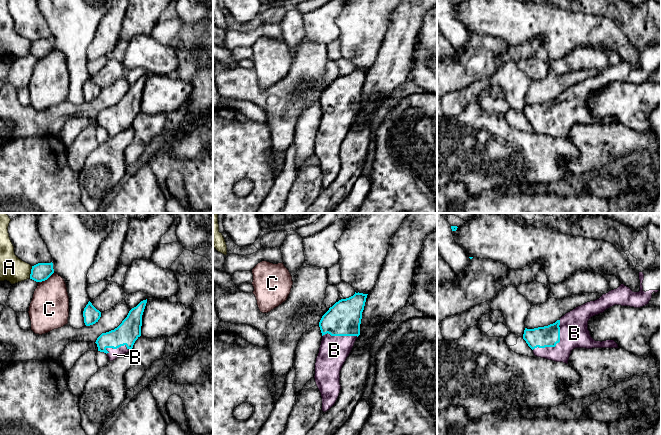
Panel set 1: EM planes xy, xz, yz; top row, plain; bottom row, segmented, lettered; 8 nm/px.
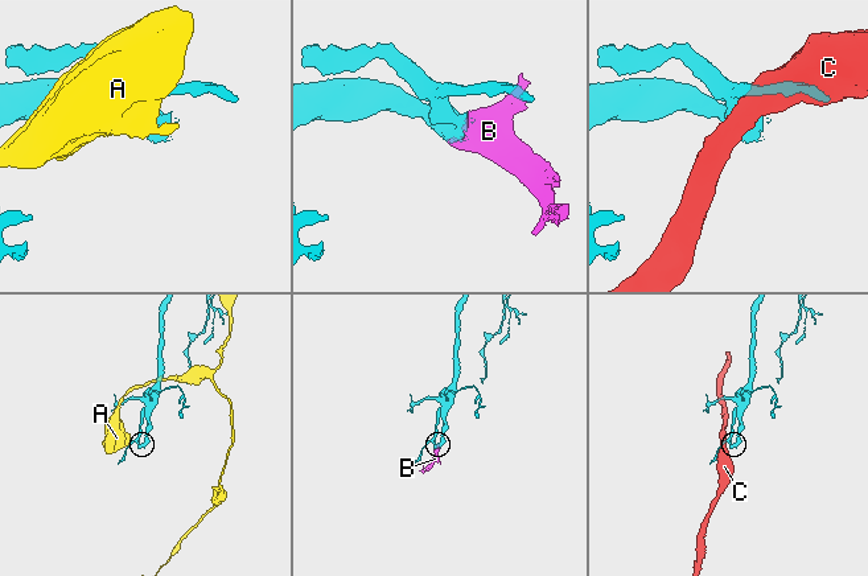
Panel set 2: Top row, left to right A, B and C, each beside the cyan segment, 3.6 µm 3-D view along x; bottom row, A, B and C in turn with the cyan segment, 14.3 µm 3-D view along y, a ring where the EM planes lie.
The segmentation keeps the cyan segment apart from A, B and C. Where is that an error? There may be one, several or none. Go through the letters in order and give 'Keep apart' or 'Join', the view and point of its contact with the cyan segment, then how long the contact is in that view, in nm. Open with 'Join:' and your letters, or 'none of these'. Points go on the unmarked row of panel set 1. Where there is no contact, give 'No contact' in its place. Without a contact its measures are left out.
Join: B
A: Keep apart. Touches cyan at xy (31, 48). Shared border 100 nm
B: Join. Touches cyan at yz (556, 119). Shared border 340 nm
C: Keep apart. Touches cyan at xy (46, 55). Shared border 150 nm

